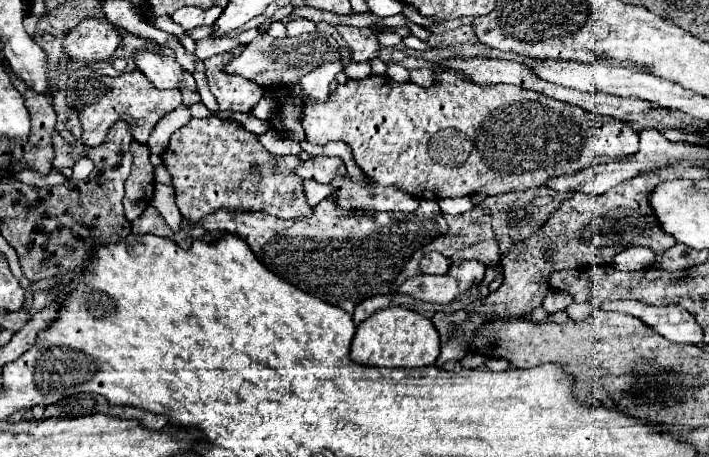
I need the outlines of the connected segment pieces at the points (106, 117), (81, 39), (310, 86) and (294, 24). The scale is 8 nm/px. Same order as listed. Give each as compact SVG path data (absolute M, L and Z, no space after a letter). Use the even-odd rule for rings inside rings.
M83 69L81 81L77 81L77 71L69 73L67 81L67 95L69 95L69 107L79 109L81 119L85 119L87 129L83 129L83 141L97 145L105 139L109 127L119 121L123 115L133 117L135 121L129 123L133 131L133 139L139 143L147 143L155 123L169 111L181 105L181 91L179 89L157 89L139 69L133 69L131 73L121 73L117 77L105 77L105 75L93 75Z
M85 17L77 27L67 31L63 39L63 49L71 61L103 63L109 61L123 41L117 27L113 27L107 17Z
M341 61L335 63L327 63L319 69L309 71L301 81L301 103L309 99L313 101L325 101L325 97L329 97L329 83L335 79L335 75L341 71Z
M293 19L287 23L287 35L289 37L295 37L295 35L301 35L301 33L313 33L317 31L317 23L315 21L309 21L309 19Z

